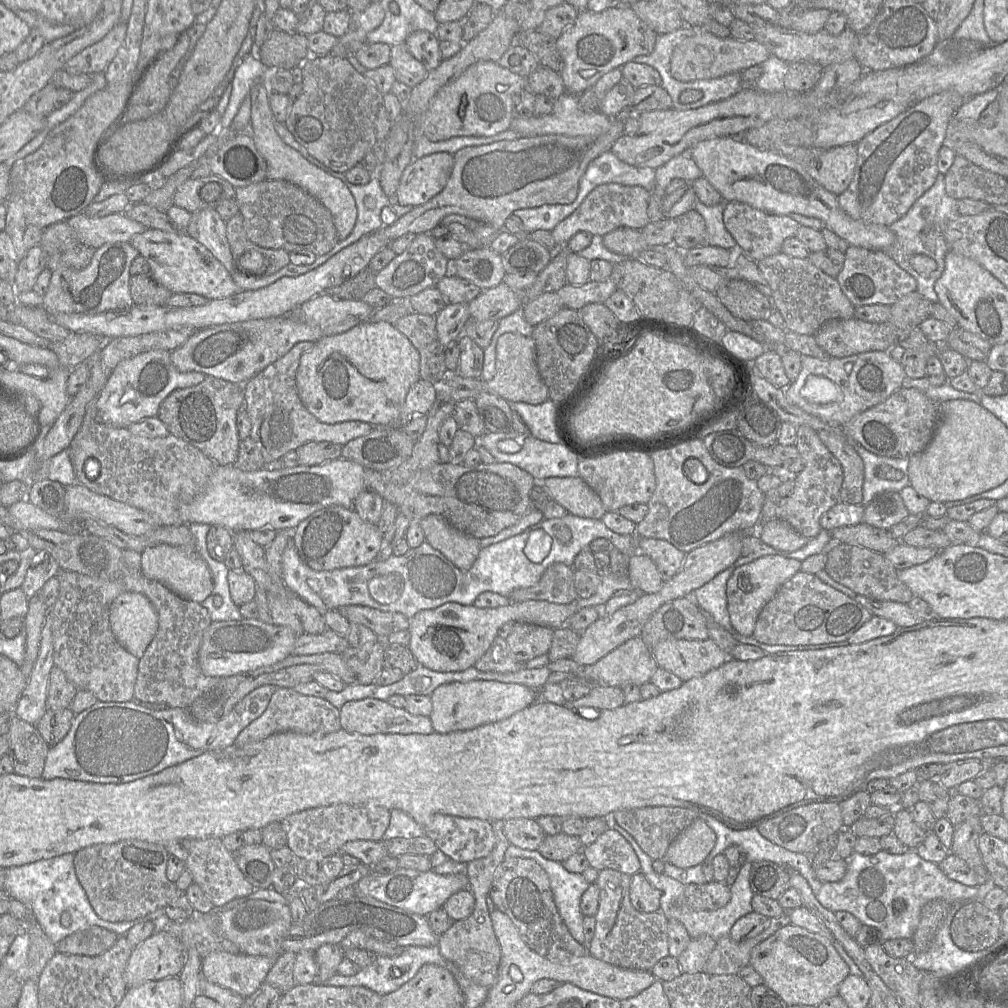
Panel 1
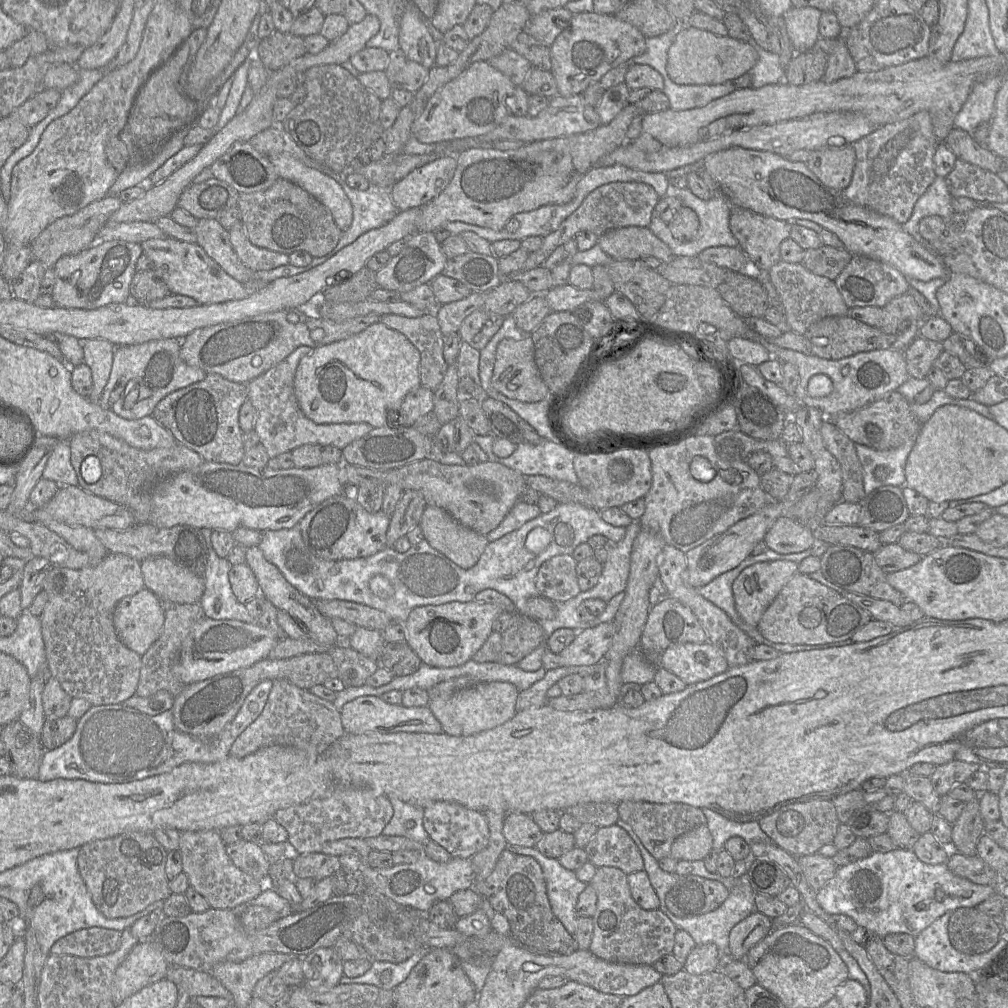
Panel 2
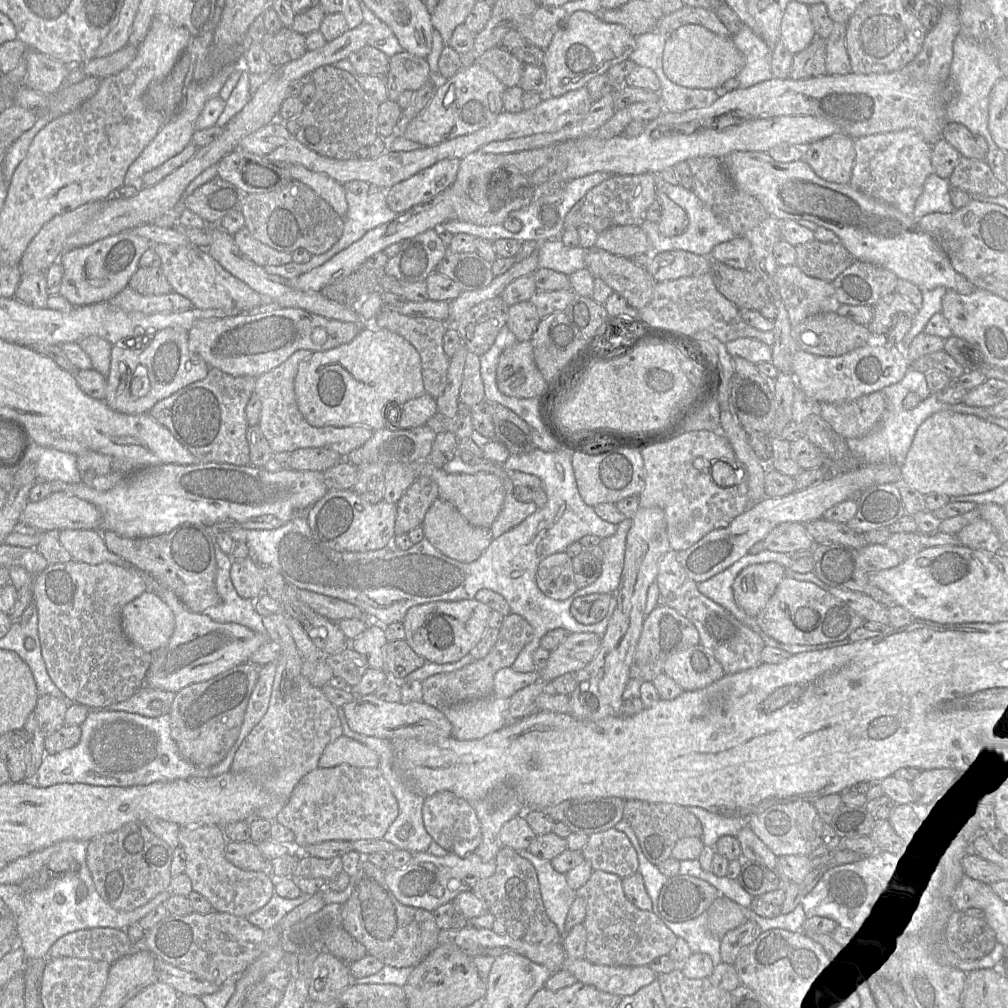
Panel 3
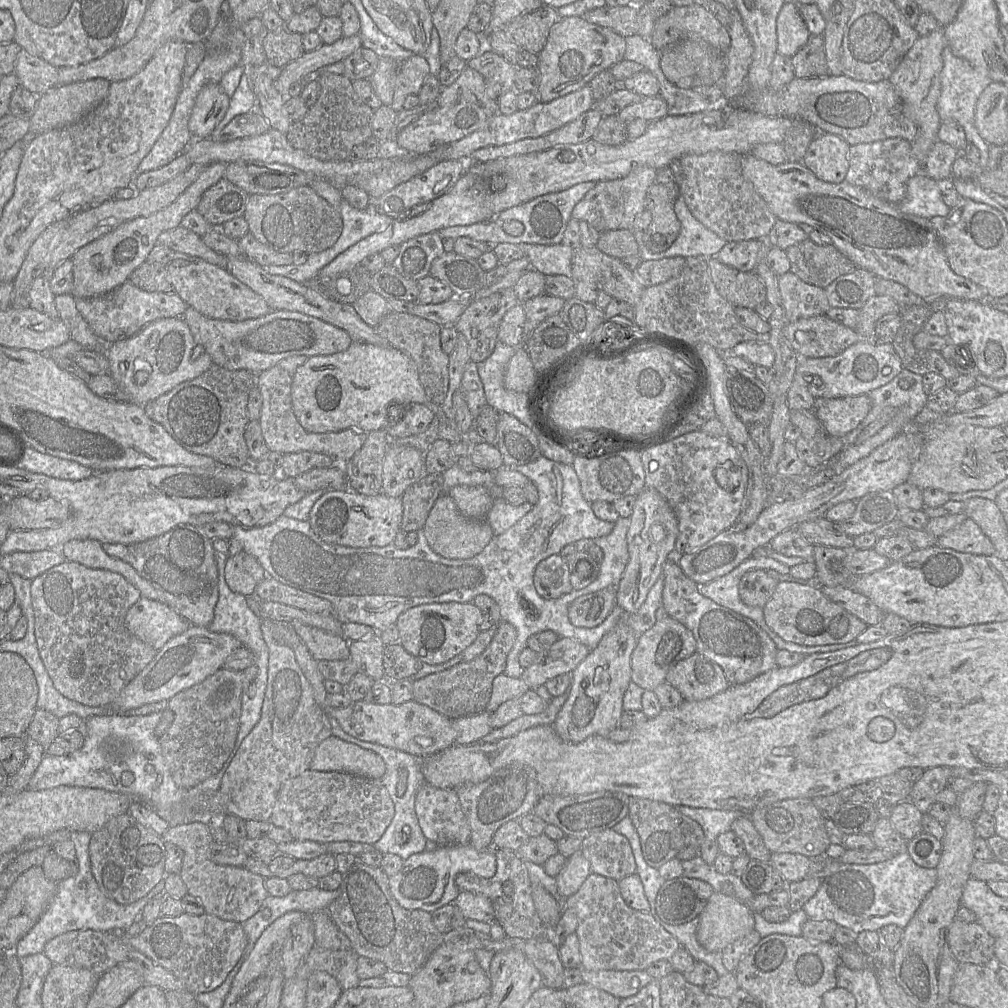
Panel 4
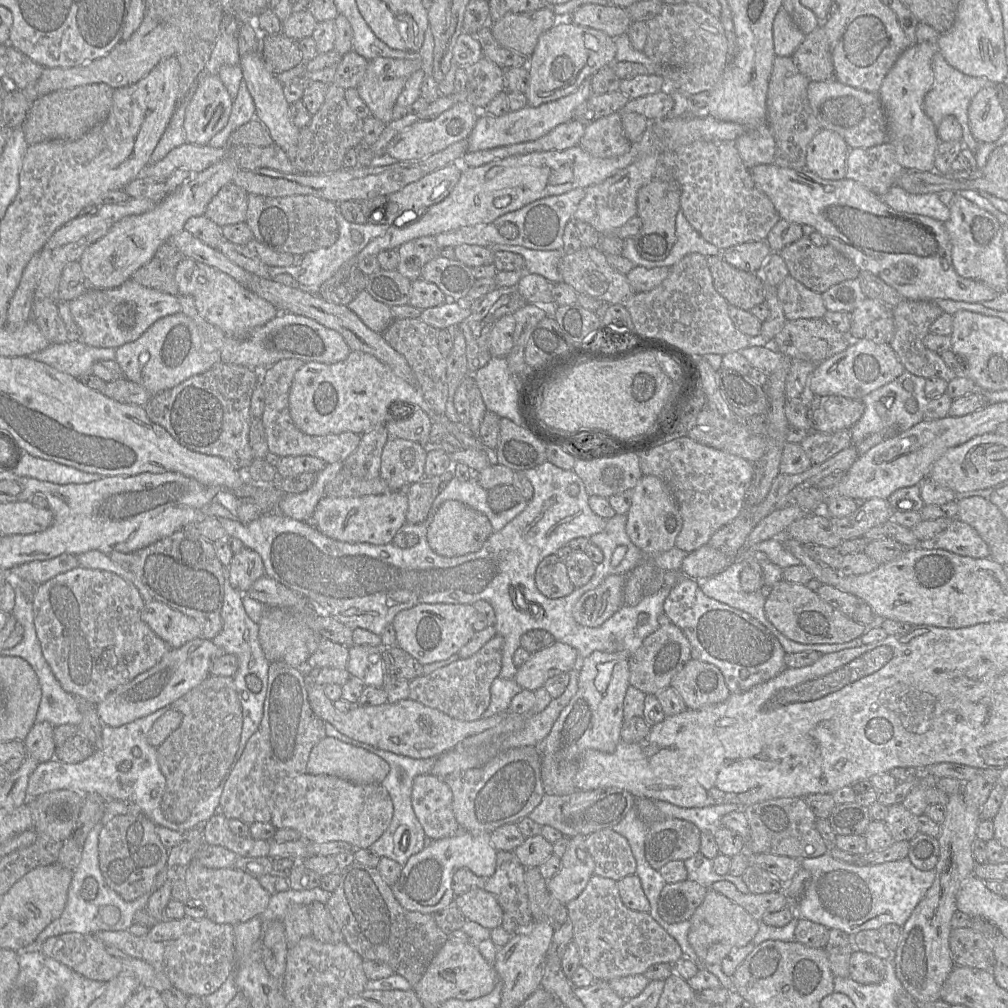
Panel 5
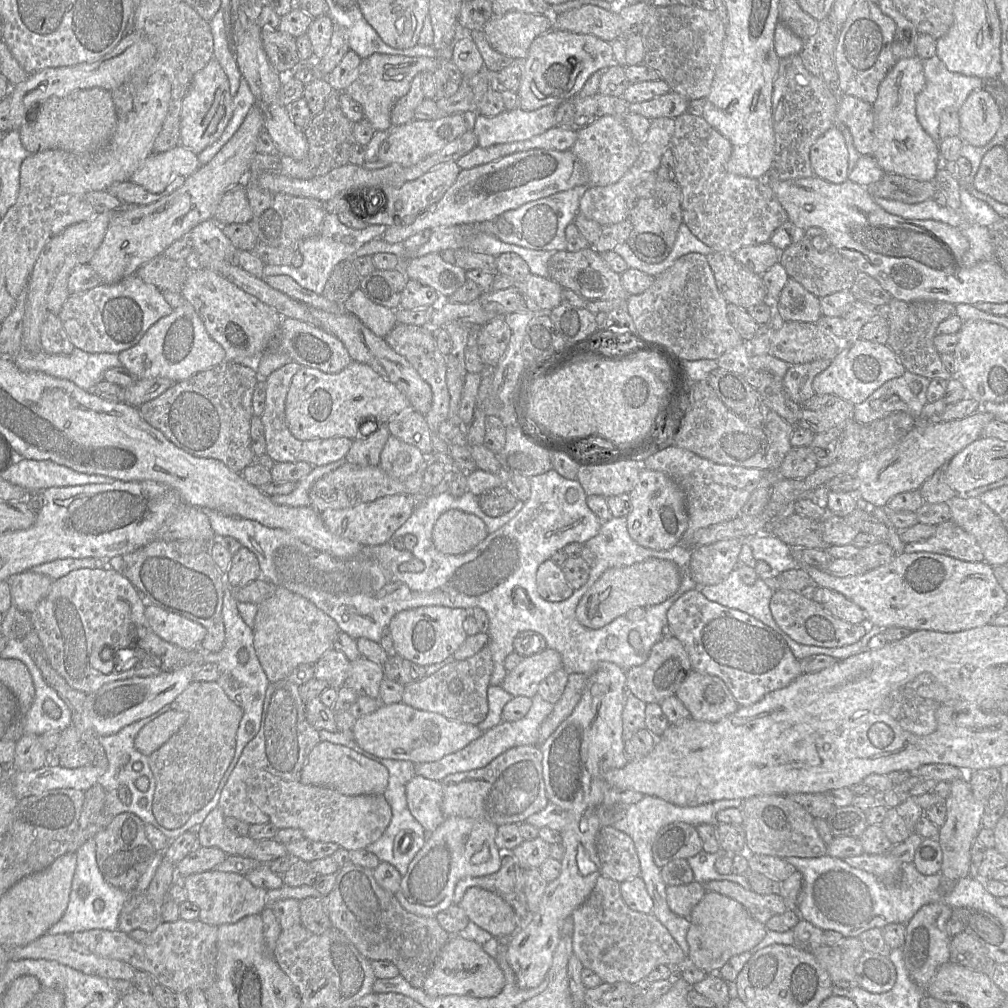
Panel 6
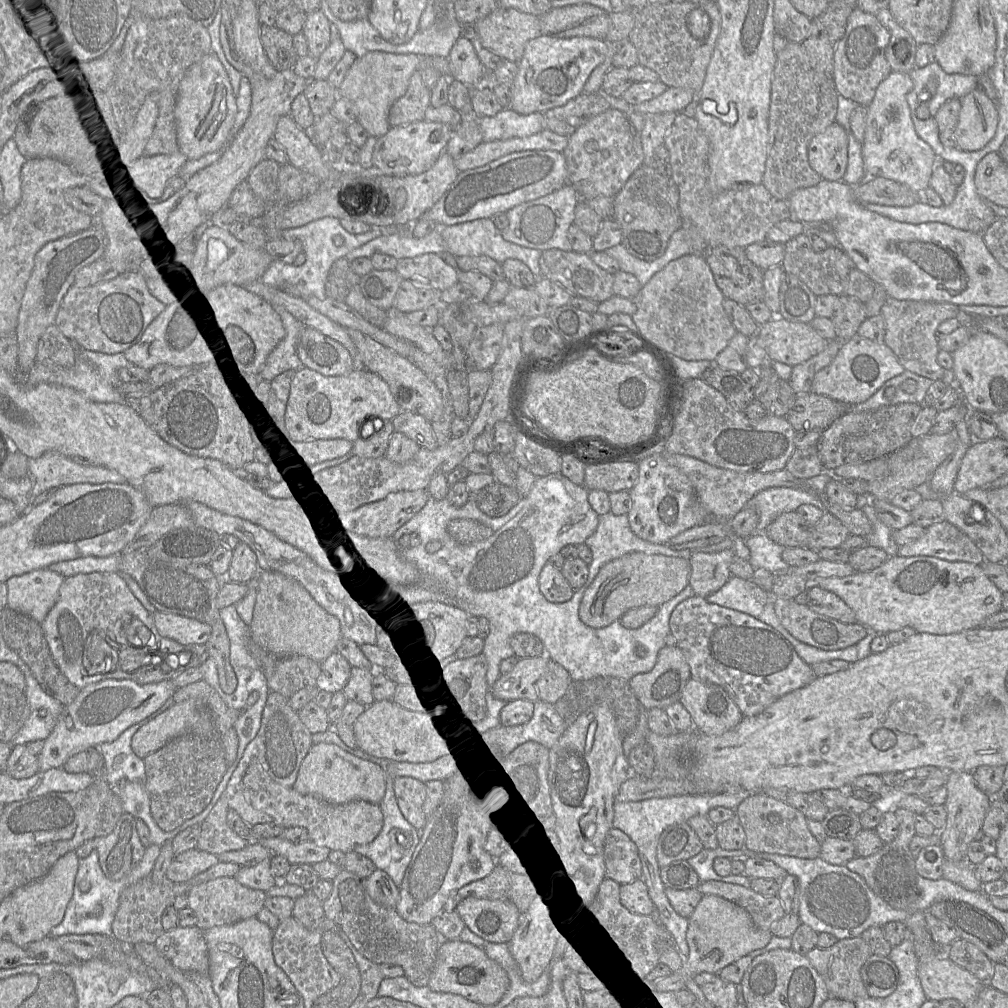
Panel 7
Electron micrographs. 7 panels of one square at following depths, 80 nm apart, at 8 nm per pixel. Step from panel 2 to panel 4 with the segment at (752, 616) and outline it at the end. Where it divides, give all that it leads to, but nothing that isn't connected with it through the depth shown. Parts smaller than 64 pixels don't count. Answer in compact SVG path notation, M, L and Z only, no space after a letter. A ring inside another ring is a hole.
M751 570L739 583L739 596L748 606L764 608L780 582L780 575L774 570Z

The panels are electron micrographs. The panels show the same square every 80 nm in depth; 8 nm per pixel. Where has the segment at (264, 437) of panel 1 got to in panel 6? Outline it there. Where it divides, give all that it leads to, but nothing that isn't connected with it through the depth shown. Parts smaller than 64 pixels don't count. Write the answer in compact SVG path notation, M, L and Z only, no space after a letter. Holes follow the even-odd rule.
M290 361L281 368L272 372L266 379L265 408L261 420L264 426L264 437L266 442L266 453L275 462L308 462L313 467L322 466L335 462L348 453L353 443L352 439L346 437L334 437L326 439L299 440L290 432L285 418L285 402L291 380L301 365Z

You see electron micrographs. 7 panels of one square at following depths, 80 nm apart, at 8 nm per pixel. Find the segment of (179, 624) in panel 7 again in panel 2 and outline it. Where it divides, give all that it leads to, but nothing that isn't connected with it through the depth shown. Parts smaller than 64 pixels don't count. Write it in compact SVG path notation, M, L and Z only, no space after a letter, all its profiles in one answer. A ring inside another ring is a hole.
M146 588L121 599L113 613L119 639L141 657L159 638L164 620L161 600Z

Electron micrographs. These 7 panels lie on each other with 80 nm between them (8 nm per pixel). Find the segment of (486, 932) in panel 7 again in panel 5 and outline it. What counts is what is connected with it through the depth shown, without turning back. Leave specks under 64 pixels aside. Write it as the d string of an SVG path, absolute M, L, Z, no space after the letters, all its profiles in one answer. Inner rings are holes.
M473 888L456 896L454 902L467 920L477 922L490 930L502 926L503 910L492 893Z

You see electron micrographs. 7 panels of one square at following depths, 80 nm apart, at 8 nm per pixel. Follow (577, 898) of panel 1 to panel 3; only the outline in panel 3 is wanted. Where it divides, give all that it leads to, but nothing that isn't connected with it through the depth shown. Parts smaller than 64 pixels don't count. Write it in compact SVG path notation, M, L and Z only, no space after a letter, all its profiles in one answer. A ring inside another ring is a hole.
M528 849L517 850L517 852L534 866L546 913L559 932L563 935L566 934L565 921L568 911L577 897L576 891L569 887L566 875L553 868L551 860L539 858Z

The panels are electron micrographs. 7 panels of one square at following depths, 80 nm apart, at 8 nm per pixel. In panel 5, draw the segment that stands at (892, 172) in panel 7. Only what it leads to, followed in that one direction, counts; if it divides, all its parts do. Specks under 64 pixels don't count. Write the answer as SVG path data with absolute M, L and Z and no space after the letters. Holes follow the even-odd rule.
M916 42L909 46L899 56L879 89L887 120L886 142L893 146L896 161L904 170L934 171L934 157L940 140L937 127L923 110L923 101L934 82L931 62L936 52L937 45L934 44Z

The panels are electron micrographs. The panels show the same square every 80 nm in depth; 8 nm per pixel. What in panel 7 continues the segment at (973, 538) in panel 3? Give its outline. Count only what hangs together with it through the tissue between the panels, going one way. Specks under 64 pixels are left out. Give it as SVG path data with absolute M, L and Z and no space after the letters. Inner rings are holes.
M946 520L925 528L921 537L899 547L898 555L933 556L947 561L963 561L976 565L985 562L985 557L977 545Z

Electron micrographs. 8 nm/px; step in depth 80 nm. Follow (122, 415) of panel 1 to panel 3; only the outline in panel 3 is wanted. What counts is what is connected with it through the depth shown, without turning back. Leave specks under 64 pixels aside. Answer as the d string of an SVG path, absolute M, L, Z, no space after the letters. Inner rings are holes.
M169 327L156 331L155 333L145 333L139 338L140 342L133 344L132 340L112 345L110 370L107 376L107 389L105 403L113 410L129 415L145 414L160 400L165 399L177 392L178 390L188 386L191 383L203 380L210 366L199 359L196 363L191 362L191 355L188 347L188 331L180 327ZM139 365L147 369L150 385L149 391L141 397L131 394L130 386L134 373Z

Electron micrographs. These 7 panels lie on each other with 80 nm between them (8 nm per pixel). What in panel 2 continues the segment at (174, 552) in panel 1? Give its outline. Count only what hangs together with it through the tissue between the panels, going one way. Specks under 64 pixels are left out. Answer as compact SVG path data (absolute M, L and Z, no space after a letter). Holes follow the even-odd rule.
M164 556L148 557L141 561L145 588L160 600L178 604L199 603L204 591L203 577Z

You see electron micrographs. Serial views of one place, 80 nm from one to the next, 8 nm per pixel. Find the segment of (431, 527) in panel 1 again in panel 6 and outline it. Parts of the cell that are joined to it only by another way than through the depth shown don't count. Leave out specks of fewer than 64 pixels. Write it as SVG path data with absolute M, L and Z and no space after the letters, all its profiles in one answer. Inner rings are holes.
M450 509L437 519L432 531L435 548L448 555L464 554L488 536L482 519L458 509Z

